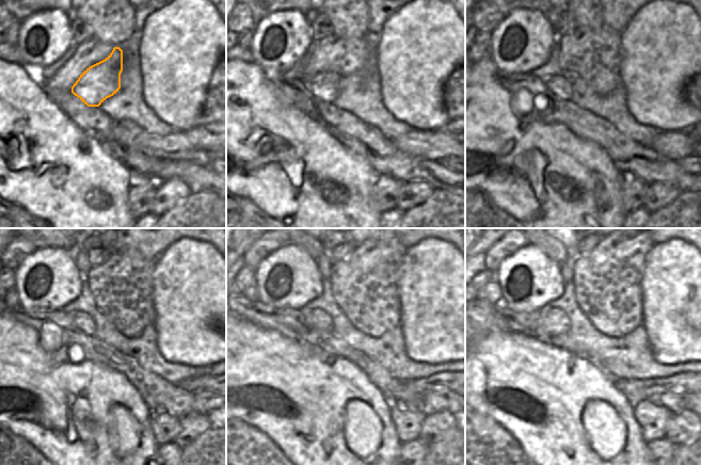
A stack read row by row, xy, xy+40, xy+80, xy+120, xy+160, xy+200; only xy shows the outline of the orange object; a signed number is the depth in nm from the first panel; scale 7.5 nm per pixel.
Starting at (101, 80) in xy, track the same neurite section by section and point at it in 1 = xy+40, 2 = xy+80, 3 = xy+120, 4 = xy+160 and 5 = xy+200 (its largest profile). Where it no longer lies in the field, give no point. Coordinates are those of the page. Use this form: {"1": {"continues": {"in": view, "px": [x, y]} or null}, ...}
{"1": {"continues": {"in": "xy+40", "px": [324, 86]}}, "2": {"continues": {"in": "xy+80", "px": [559, 85]}}, "3": {"continues": {"in": "xy+120", "px": [81, 319]}}, "4": {"continues": {"in": "xy+160", "px": [318, 319]}}, "5": {"continues": {"in": "xy+200", "px": [554, 322]}}}

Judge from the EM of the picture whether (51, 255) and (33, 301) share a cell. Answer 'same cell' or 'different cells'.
same cell

